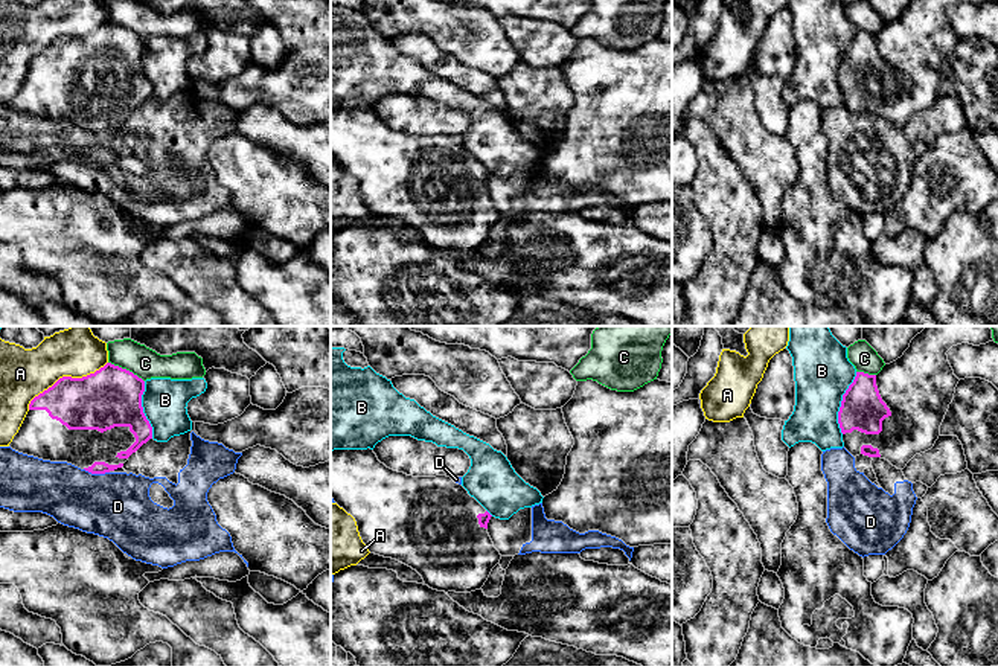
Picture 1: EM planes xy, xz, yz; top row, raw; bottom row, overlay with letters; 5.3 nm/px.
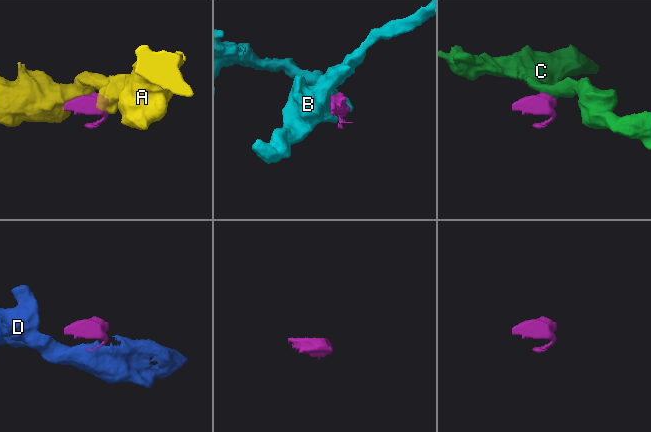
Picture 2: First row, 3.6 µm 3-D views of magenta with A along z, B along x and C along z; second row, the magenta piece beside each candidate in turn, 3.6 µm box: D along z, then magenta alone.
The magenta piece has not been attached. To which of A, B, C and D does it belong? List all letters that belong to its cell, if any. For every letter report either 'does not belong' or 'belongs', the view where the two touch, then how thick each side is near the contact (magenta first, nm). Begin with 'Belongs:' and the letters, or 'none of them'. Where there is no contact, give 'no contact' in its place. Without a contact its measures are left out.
Belongs: none of them
A: does not belong; contact in xy; calibres 300 and 260 nm
B: does not belong; contact in yz; calibres 220 and 300 nm
C: does not belong; contact in xy; calibres 320 and 160 nm
D: does not belong; contact in xy; calibres 60 and 360 nm

